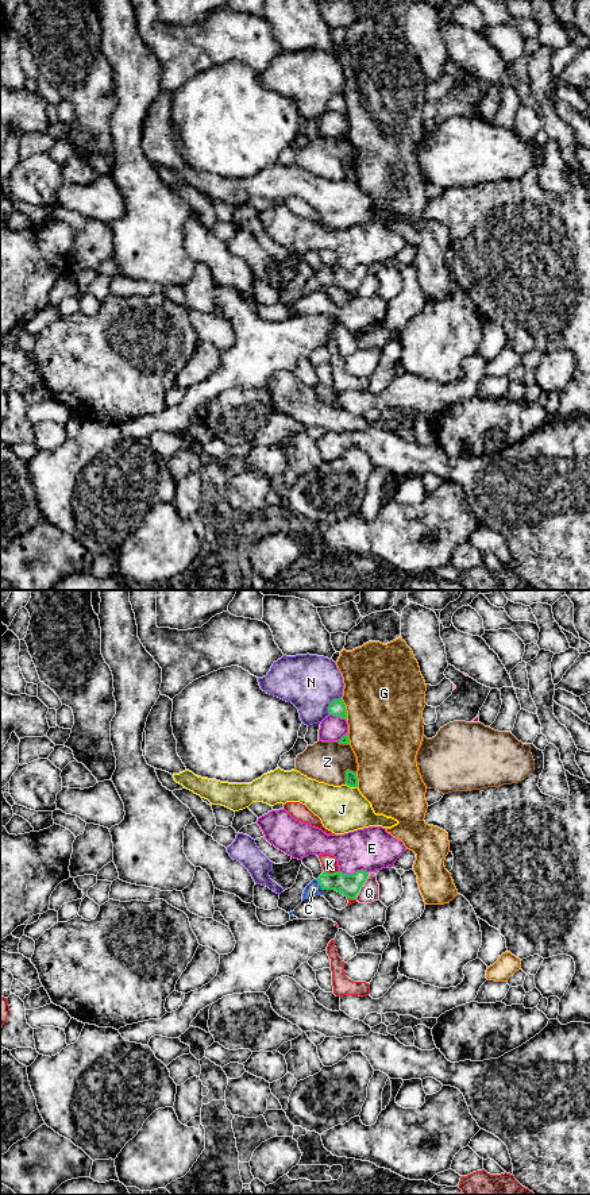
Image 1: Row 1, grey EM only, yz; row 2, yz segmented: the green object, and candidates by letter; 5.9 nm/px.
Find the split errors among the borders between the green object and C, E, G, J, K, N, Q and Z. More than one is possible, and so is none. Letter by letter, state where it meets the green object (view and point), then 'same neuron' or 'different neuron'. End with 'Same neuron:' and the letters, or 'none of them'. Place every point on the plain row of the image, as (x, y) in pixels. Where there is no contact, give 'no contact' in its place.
C: contact yz (319, 278); same neuron
E: contact yz (354, 269); different neuron
G: contact yz (344, 104); different neuron
J: contact yz (351, 181); different neuron
K: contact yz (331, 269); different neuron
N: contact yz (330, 99); different neuron
Q: contact yz (362, 280); different neuron
Z: contact yz (346, 172); different neuron
Same neuron: C

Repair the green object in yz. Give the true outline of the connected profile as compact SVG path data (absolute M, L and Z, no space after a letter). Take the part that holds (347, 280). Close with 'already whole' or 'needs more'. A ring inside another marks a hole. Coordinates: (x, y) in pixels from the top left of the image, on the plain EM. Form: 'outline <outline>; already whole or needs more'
outline M363 265L351 270L343 269L340 266L333 269L324 266L317 274L313 274L305 282L302 296L321 290L324 285L335 285L350 294L355 294L367 271L369 267Z; needs more

